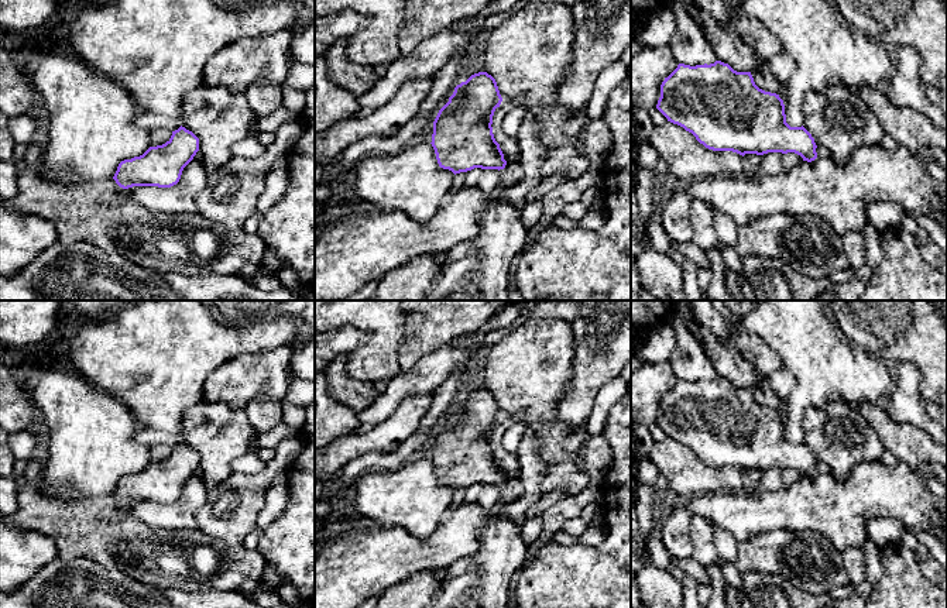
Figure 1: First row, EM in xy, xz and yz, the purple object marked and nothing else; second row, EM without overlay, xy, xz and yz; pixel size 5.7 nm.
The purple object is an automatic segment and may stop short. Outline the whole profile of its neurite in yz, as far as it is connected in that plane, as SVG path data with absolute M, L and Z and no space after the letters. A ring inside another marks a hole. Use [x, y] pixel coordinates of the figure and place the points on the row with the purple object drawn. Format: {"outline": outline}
{"outline": "M721 61L696 66L679 63L662 82L656 109L668 121L683 127L713 151L732 151L742 157L795 152L807 162L817 158L812 134L803 126L790 127L786 123L779 95L759 89L751 72L737 72Z"}

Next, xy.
{"outline": "M181 126L172 131L165 144L150 147L143 155L121 161L113 179L123 189L133 186L171 188L179 182L183 168L198 151L199 138Z"}

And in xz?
{"outline": "M487 72L474 73L454 87L433 121L430 144L440 168L454 175L474 168L505 168L491 127L501 102L497 82Z"}

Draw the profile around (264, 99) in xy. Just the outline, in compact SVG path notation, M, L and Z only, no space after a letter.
M253 83L246 89L246 97L251 110L258 117L267 117L282 104L282 89L279 83Z

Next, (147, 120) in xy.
M138 110L138 113L134 117L134 123L150 133L157 128L168 128L171 131L175 131L181 127L179 117L168 117L143 110Z

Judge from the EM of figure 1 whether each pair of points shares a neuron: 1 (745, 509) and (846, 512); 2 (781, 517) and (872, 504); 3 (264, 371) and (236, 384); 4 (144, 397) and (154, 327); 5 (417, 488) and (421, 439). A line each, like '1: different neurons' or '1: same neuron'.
1: same neuron
2: same neuron
3: same neuron
4: same neuron
5: different neurons

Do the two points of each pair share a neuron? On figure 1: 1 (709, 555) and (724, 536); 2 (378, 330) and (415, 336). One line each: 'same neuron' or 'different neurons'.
1: different neurons
2: different neurons

